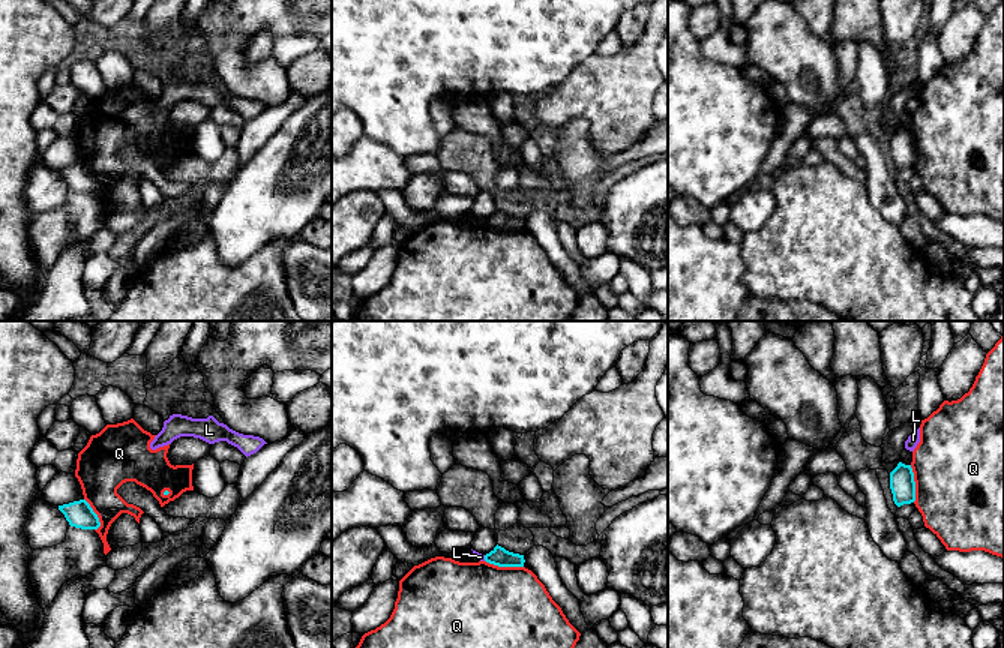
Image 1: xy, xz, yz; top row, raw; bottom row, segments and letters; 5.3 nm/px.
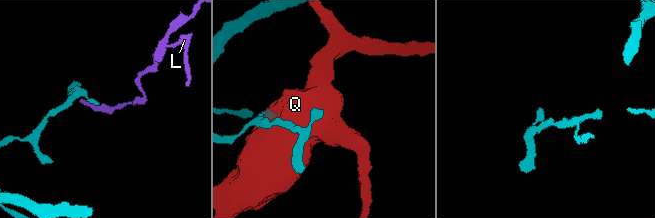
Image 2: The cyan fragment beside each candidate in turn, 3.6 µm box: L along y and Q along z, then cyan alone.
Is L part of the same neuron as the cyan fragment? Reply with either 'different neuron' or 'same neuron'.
different neuron

